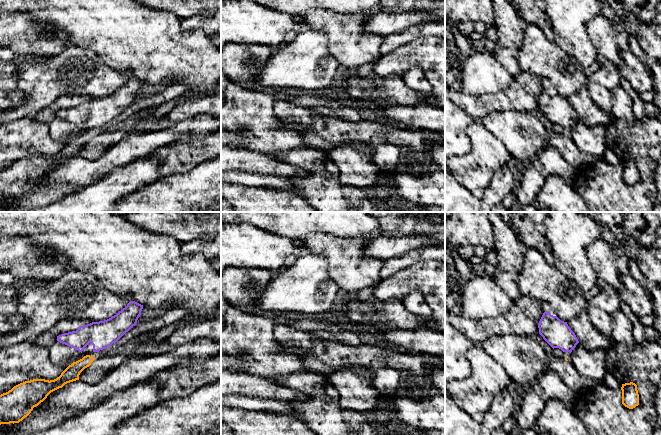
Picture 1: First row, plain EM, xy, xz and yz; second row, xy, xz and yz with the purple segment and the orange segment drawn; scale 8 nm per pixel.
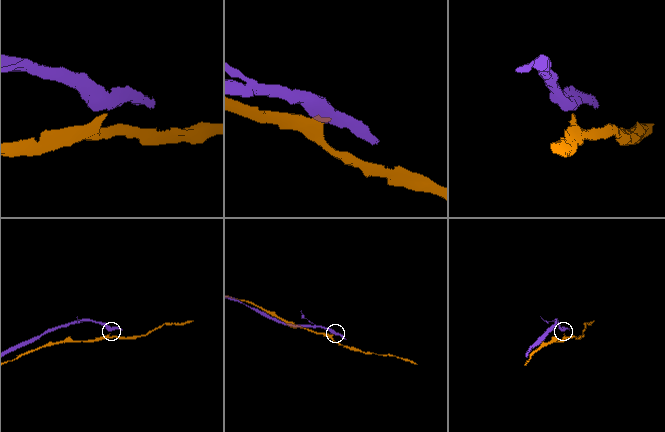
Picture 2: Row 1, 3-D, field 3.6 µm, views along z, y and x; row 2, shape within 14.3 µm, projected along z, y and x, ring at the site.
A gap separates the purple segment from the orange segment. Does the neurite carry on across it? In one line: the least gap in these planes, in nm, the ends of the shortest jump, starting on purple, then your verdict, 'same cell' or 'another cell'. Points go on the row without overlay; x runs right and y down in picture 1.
gap 40 nm; span xy (81, 128), (84, 132); another cell

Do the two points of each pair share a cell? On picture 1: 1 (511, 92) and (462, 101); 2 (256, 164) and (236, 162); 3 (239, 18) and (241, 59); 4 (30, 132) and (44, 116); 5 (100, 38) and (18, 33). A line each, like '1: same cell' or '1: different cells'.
1: same cell
2: same cell
3: different cells
4: different cells
5: different cells

